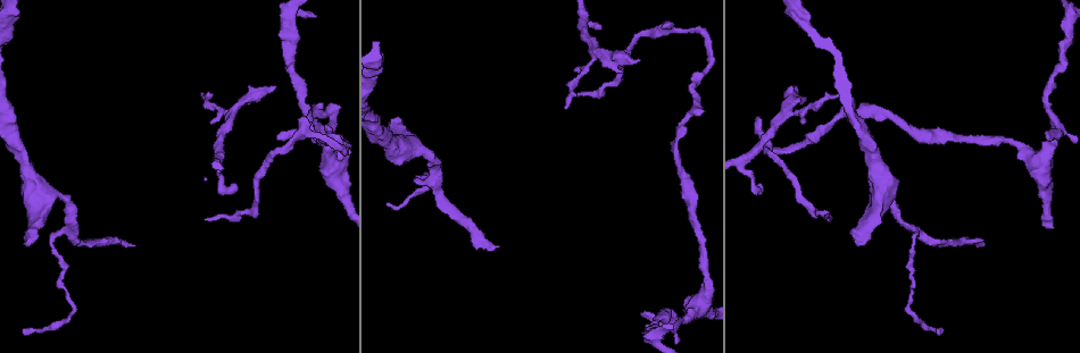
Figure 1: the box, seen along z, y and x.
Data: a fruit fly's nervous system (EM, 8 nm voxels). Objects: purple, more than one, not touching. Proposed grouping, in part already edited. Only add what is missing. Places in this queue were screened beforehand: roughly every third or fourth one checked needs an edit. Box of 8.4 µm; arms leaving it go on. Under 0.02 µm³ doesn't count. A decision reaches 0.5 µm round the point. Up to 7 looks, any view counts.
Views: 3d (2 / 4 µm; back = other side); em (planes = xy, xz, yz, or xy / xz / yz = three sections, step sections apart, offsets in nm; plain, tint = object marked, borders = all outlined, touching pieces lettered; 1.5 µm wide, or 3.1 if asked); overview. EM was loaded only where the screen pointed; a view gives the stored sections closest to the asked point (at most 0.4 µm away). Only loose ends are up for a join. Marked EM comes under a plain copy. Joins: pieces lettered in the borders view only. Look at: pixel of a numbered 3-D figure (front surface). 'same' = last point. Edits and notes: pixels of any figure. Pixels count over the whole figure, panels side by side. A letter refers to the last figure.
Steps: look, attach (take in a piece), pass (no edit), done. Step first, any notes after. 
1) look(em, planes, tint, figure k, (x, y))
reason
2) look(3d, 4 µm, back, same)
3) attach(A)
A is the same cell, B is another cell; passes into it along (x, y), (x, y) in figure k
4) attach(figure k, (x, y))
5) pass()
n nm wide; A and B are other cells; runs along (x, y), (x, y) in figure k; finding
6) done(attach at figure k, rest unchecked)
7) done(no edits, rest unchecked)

look(em, yz, step 4, borders, figure 1, (26, 244))
branch stops here

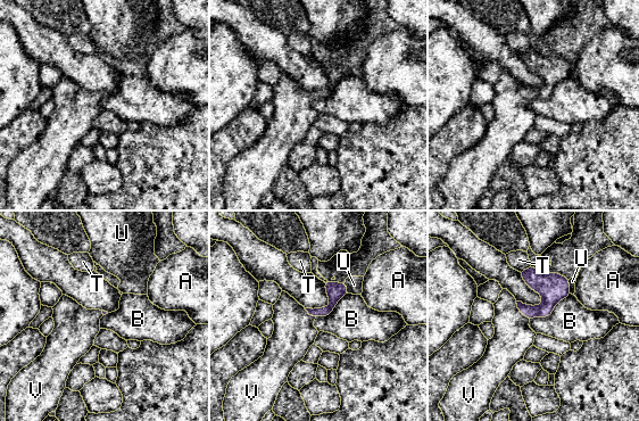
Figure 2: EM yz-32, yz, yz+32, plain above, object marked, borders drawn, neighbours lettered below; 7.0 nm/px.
look(em, planes, borders, same)

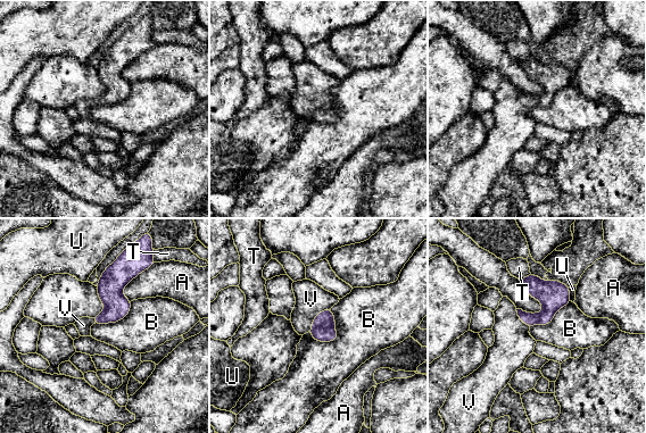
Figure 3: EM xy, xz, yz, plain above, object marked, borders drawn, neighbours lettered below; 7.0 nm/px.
attach(V)
V is the same cell, A, B, T and U are other cells; passes into it along (323, 330), (316, 317), (311, 299) in figure 3; the cell continues

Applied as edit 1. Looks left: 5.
look(overview)
see it whole again

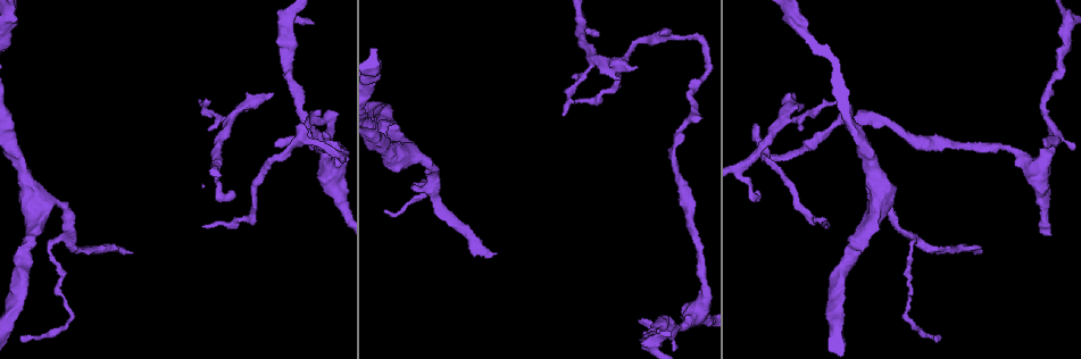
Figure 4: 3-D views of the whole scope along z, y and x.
look(em, yz, step 8, tint, figure 4, (385, 212))
end of a long branch

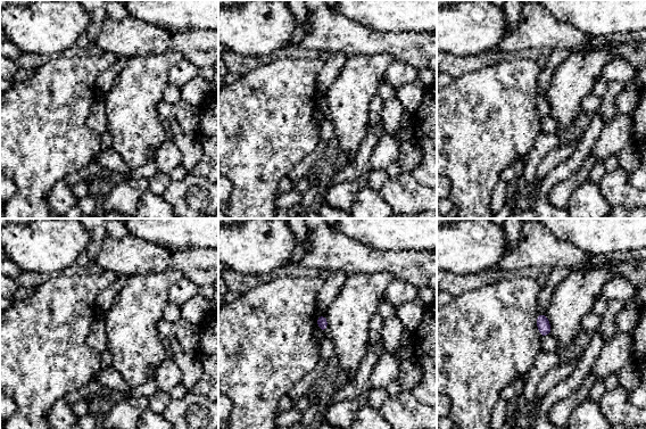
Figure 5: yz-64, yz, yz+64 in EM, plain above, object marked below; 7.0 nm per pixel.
look(em, planes, borders, same)

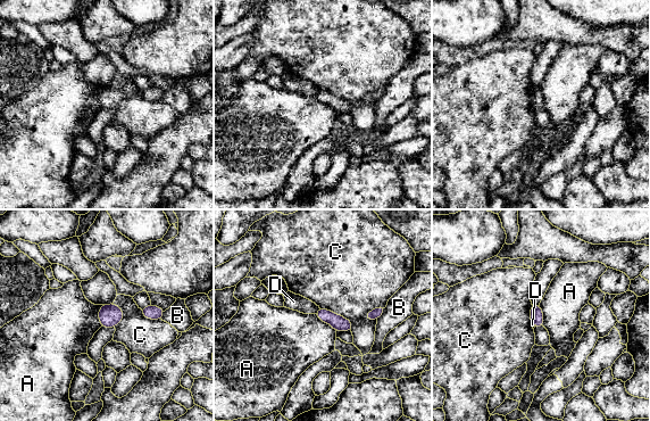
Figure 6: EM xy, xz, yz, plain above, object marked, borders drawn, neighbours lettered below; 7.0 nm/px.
pass()
90 nm wide; A, B, C and D are other cells; border along (315, 314), (327, 322), (335, 331) in figure 6; no lettered piece goes on from it

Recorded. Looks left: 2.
look(em, planes, borders, figure 4, (132, 253))
branch stops here

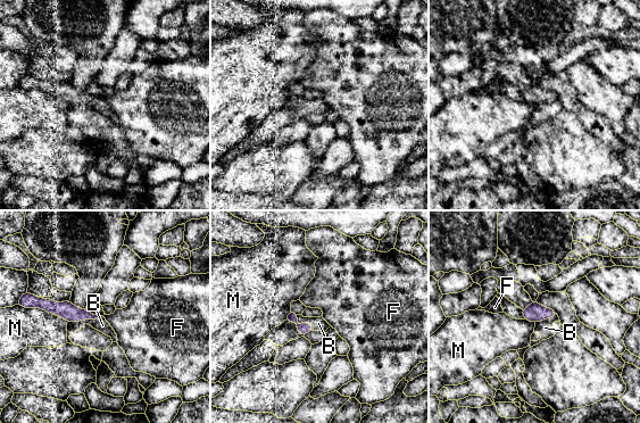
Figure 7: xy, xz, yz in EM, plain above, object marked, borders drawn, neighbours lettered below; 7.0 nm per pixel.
attach(B)
B is the same cell, F and M are other cells; it goes on there

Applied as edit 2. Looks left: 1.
done(attach at figure 3, attach at figure 7, rest unchecked)

